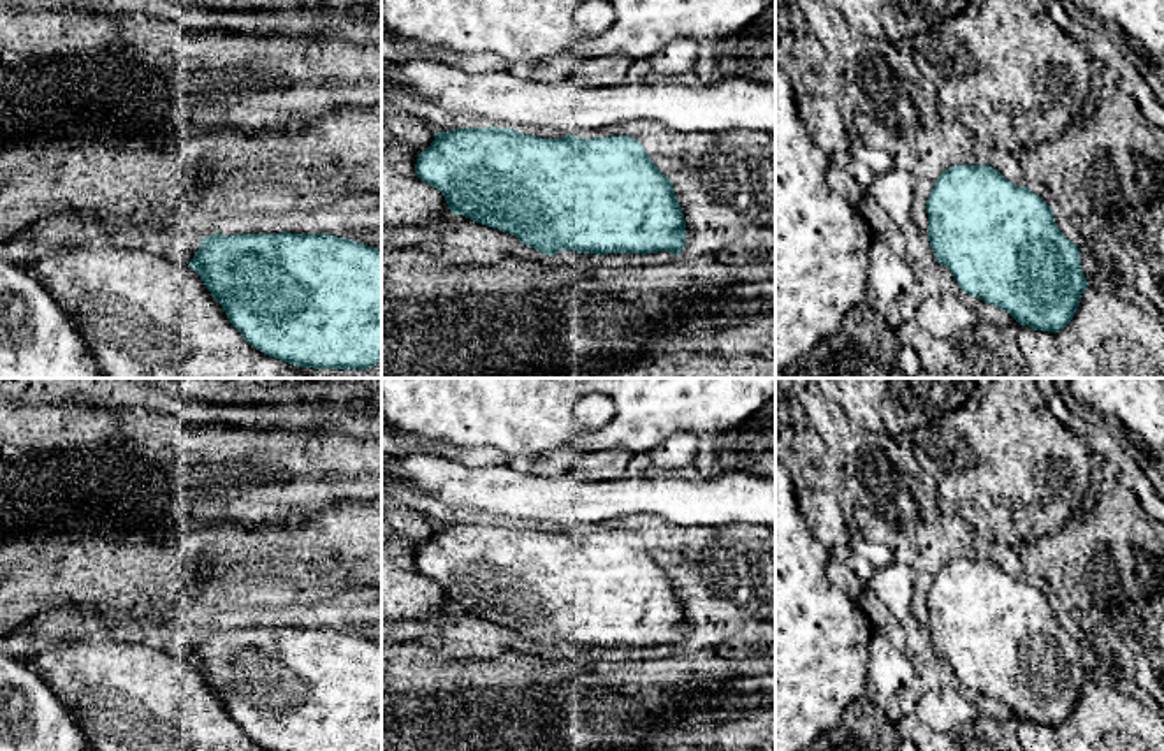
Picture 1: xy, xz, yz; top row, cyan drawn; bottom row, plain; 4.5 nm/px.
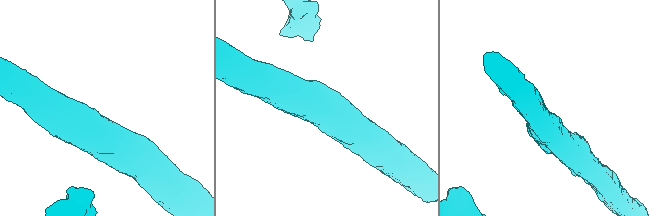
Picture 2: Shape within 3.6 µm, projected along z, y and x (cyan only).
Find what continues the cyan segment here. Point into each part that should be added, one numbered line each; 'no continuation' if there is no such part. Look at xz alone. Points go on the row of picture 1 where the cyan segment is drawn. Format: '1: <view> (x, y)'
no continuation

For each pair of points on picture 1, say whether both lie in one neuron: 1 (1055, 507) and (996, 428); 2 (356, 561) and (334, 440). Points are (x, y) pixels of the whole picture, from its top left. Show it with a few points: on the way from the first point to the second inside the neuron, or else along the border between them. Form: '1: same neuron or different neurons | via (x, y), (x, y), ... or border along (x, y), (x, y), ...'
1: same neuron | via (1036, 488), (1010, 461), (1010, 447)
2: different neurons | border along (363, 502), (340, 502), (313, 514)

